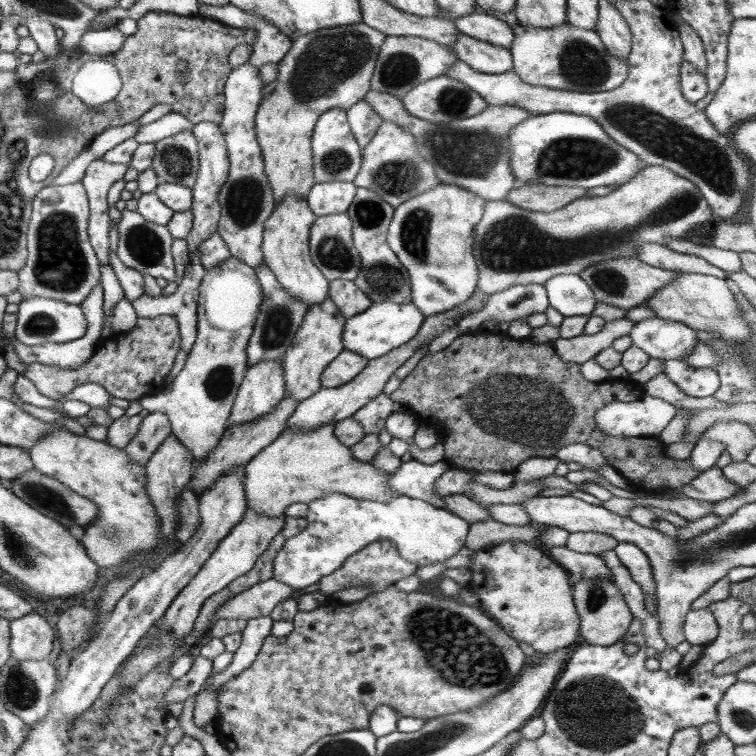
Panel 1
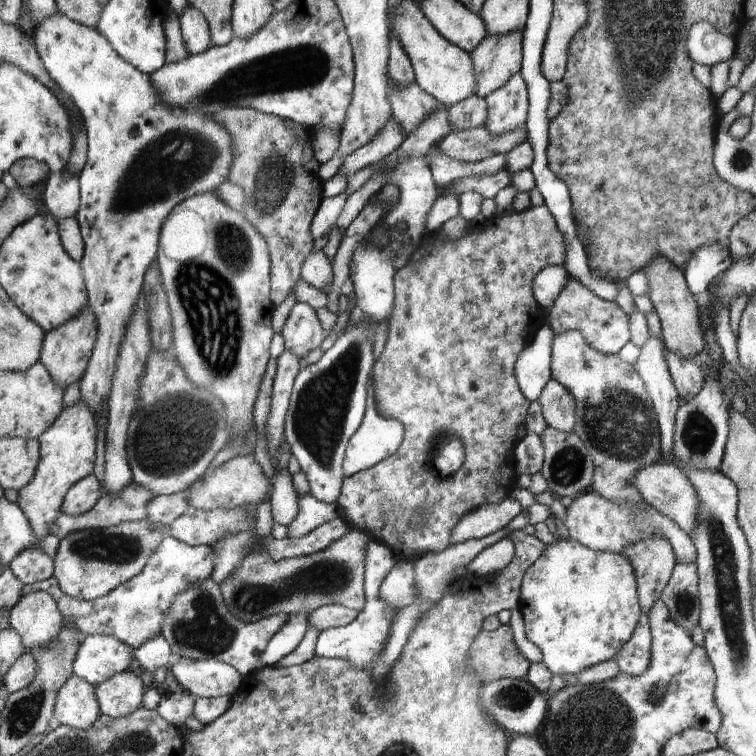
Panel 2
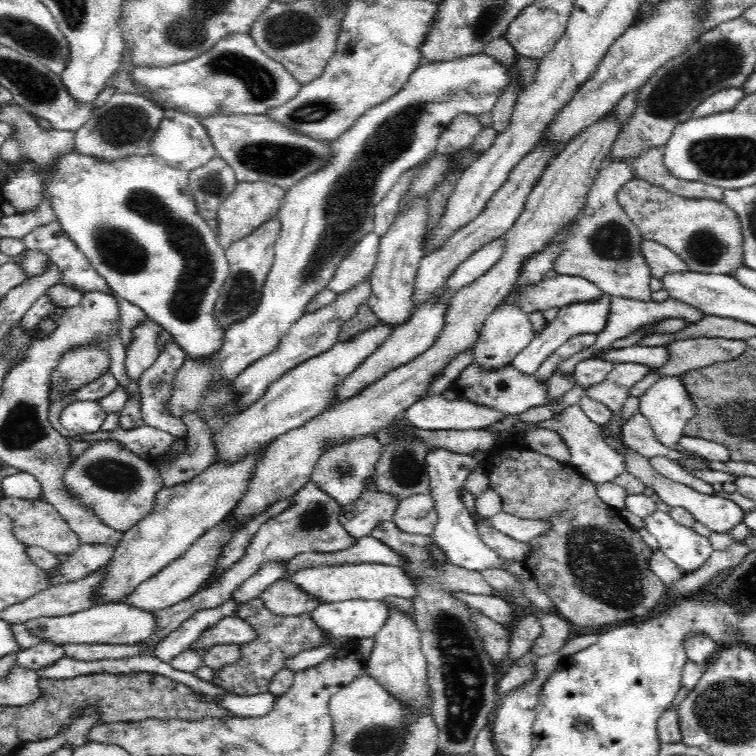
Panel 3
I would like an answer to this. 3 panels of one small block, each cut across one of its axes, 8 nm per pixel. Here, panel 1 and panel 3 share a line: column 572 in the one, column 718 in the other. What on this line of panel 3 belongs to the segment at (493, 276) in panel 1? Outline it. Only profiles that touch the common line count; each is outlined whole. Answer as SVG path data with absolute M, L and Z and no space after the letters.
M634 178L626 182L617 195L620 211L636 224L644 240L653 241L666 246L685 261L689 271L703 274L732 275L744 266L743 233L736 212L732 211L723 201L714 199L683 198L656 186L643 178Z

